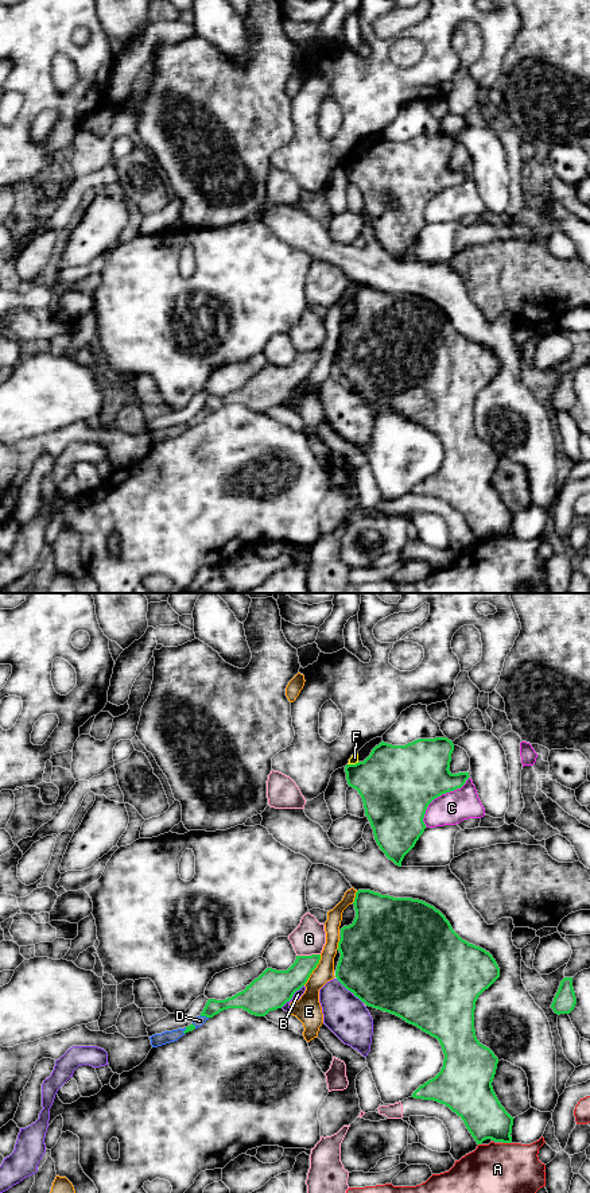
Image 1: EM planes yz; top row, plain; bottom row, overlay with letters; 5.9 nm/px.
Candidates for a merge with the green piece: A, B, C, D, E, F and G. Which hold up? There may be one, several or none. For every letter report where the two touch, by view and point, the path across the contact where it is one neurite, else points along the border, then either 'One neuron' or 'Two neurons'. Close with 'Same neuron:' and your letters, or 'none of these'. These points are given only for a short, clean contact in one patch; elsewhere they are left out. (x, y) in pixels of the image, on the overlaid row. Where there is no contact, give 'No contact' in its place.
A: Touches green at yz (507, 1142). Two neurons
B: Touches green at yz (292, 995). Two neurons
C: Touches green at yz (438, 796). Two neurons
D: Touches green at yz (204, 1015). One neuron
E: Touches green at yz (314, 968). Two neurons
F: Touches green at yz (353, 765). Two neurons
G: Touches green at yz (307, 956). Two neurons
Same neuron: D

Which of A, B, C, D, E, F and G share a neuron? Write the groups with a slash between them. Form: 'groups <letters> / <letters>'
groups A / B / C / D / E / F / G

